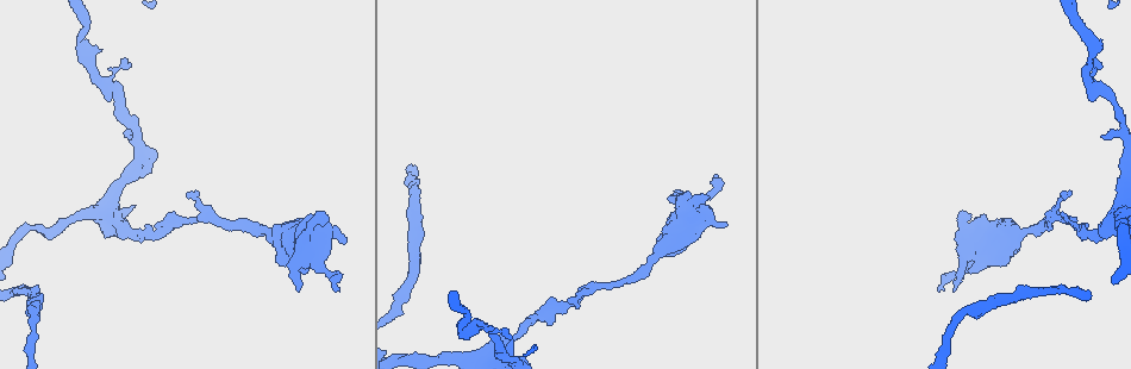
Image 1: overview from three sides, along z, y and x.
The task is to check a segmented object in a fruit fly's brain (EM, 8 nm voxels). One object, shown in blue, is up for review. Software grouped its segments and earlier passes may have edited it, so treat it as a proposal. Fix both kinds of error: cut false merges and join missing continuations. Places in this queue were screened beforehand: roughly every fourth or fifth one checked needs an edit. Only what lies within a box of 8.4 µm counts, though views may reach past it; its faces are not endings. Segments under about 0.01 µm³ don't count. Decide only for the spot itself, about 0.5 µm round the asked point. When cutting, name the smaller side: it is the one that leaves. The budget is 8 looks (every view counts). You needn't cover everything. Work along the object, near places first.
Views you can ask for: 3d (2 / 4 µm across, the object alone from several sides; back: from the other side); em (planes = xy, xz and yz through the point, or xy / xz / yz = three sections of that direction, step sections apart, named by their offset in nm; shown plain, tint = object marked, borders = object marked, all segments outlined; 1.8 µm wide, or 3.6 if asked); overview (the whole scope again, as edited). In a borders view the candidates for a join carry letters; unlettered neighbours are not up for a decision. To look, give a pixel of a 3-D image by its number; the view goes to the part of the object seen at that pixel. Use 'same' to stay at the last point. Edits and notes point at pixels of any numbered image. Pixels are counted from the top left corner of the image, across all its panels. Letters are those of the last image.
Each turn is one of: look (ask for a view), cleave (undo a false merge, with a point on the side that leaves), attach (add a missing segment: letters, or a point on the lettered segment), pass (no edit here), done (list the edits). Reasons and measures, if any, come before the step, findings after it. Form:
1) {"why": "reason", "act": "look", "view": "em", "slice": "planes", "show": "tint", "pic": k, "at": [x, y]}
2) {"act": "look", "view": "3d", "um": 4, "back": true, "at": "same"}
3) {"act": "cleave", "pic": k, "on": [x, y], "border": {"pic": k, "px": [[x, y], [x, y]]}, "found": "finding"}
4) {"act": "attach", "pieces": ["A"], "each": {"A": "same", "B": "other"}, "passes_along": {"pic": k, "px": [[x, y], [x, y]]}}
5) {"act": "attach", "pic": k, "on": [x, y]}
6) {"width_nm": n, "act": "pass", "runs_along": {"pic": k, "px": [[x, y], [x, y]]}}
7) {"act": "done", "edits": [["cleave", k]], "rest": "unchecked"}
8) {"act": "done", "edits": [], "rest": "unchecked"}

{"why": "arms part here", "act": "look", "view": "em", "slice": "planes", "show": "borders", "pic": 1, "at": [213, 218]}

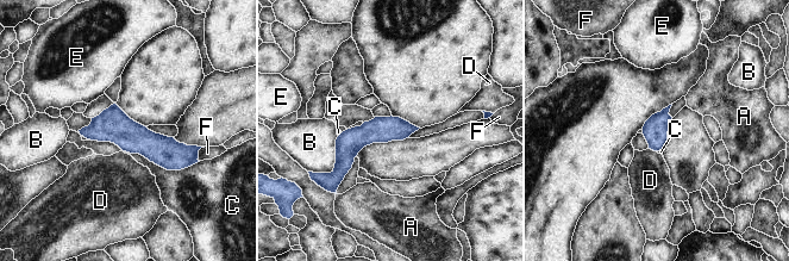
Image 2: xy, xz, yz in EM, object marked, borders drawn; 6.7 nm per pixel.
{"act": "pass", "each": {"A": "other", "B": "other", "C": "other", "D": "other", "E": "other", "F": "other"}, "runs_along": {"pic": 2, "px": [[83, 131], [193, 148]]}, "found": "continuous, no second cell"}

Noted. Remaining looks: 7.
{"why": "abrupt turn", "act": "look", "view": "3d", "um": 4, "pic": 1, "at": [457, 329]}

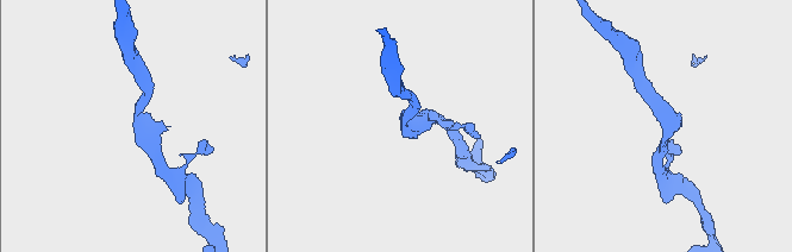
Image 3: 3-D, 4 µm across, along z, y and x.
{"arm_widths_nm": [180, 190], "why": "shape alone is not enough", "act": "look", "view": "em", "slice": "xz", "step": 16, "show": "tint", "pic": 3, "at": [136, 121]}

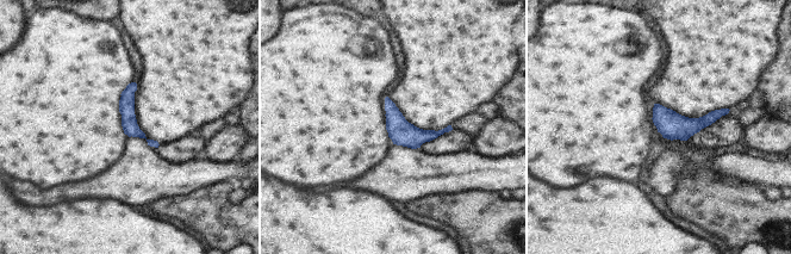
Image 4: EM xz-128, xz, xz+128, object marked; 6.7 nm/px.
{"why": "another direction", "act": "look", "view": "em", "slice": "planes", "show": "borders", "at": "same"}

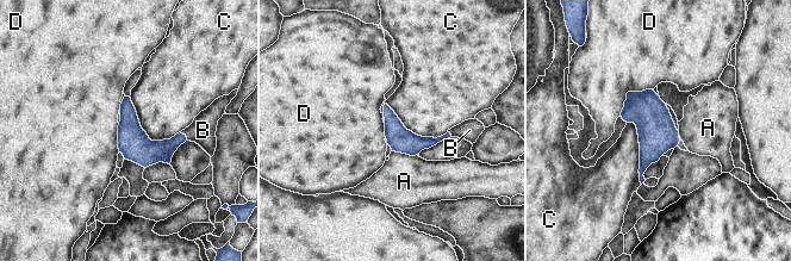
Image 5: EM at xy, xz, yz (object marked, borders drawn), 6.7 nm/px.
{"longest_contact_nm": ["C", 420], "act": "attach", "pieces": ["B"], "each": {"A": "other", "B": "same", "C": "other", "D": "other"}, "found": "it goes on there"}

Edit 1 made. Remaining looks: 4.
{"act": "look", "view": "em", "slice": "planes", "show": "borders", "pic": 1, "at": [712, 177]}

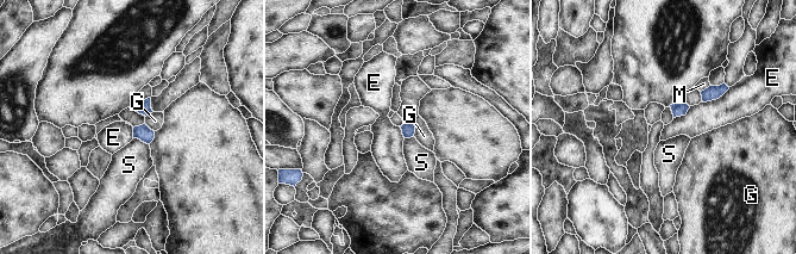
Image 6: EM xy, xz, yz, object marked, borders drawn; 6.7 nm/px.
{"width_nm": 90, "act": "pass", "each": {"E": "other", "G": "other", "M": "other", "S": "other"}, "border": {"pic": 6, "px": [[729, 87], [718, 98], [702, 101]]}, "found": "none of them fits"}

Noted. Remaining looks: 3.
{"act": "done", "edits": [["attach", 5]], "rest": "unchecked"}

